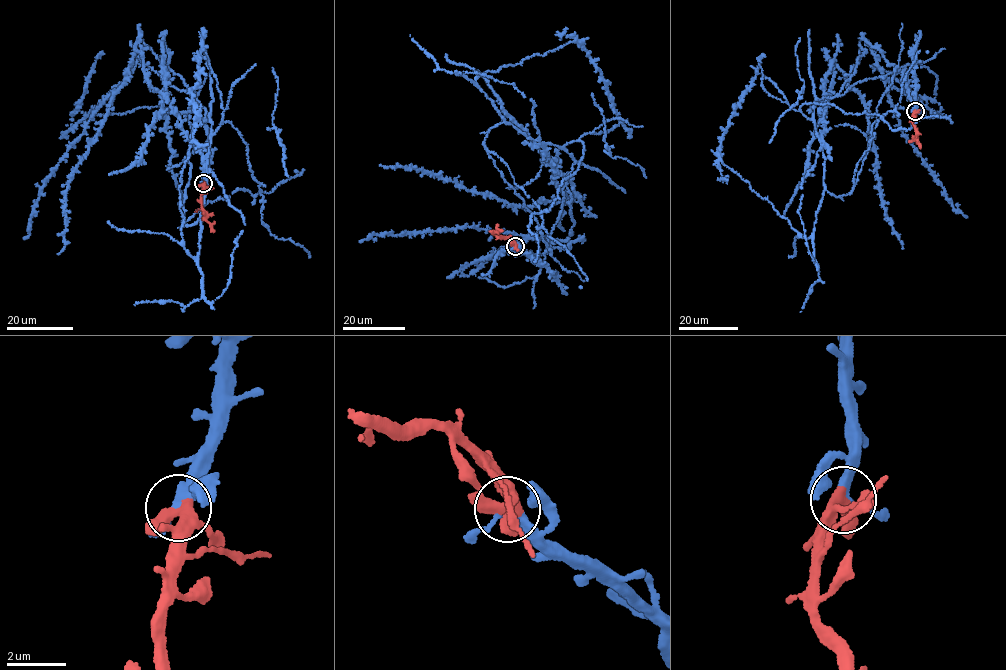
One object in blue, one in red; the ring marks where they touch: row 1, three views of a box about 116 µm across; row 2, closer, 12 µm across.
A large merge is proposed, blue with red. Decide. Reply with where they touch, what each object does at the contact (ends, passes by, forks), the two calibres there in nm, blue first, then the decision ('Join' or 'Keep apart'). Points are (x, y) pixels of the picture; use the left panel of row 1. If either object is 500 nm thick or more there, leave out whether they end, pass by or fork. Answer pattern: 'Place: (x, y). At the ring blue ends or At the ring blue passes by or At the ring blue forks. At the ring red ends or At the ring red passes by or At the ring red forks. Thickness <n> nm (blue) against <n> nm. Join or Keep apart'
Place: (203, 183). At the ring blue passes by. At the ring red passes by. Thickness 280 nm (blue) against 380 nm. Join

